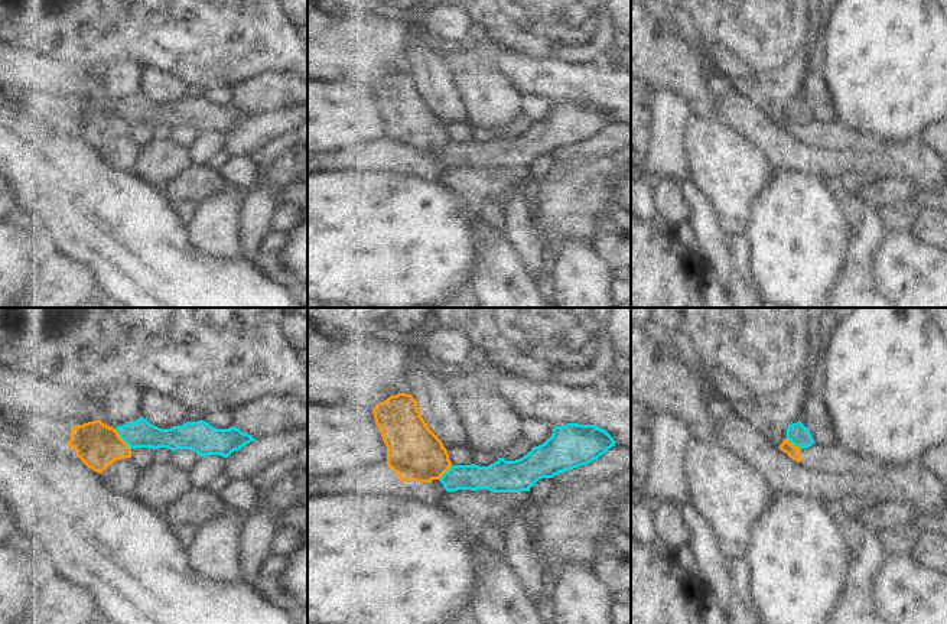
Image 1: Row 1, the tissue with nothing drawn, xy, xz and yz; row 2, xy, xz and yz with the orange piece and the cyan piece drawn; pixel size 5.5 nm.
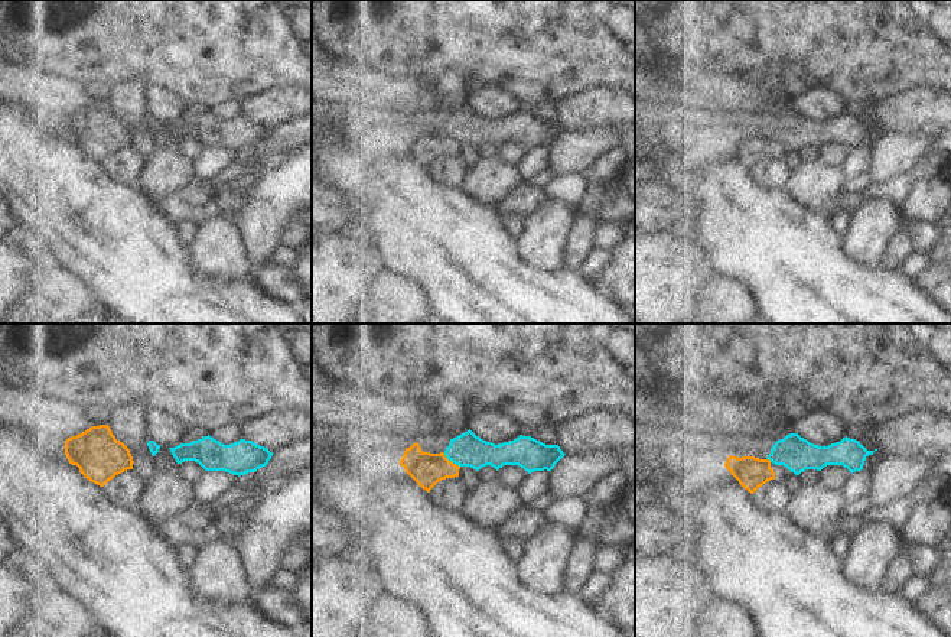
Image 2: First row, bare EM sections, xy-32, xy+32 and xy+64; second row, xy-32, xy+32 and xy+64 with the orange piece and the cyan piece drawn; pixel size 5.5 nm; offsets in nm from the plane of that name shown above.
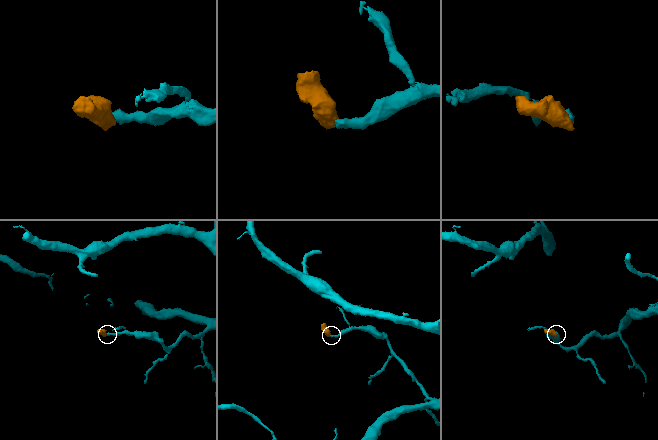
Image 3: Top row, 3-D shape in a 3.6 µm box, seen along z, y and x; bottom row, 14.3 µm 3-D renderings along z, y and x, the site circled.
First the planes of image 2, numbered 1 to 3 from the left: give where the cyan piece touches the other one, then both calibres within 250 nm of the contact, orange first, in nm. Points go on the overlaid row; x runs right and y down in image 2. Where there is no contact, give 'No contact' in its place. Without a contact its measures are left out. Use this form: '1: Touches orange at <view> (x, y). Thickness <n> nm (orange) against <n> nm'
1: No contact
2: Touches orange at xy+32 (450, 461). Thickness 180 nm (orange) against 190 nm
3: Touches orange at xy+64 (768, 460). Thickness 180 nm (orange) against 190 nm

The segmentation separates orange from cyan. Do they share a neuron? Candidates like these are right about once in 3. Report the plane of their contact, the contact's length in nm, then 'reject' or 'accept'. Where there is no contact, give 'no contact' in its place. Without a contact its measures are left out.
xy | 150 nm | reject

